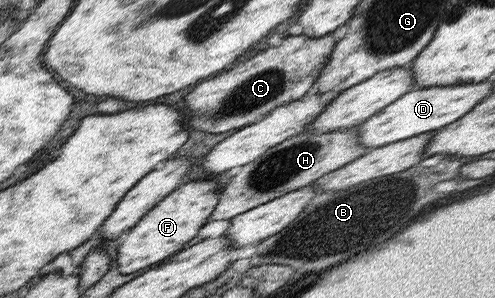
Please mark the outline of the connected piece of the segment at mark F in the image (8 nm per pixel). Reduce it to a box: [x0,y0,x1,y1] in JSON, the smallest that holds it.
[118,179,219,275]

